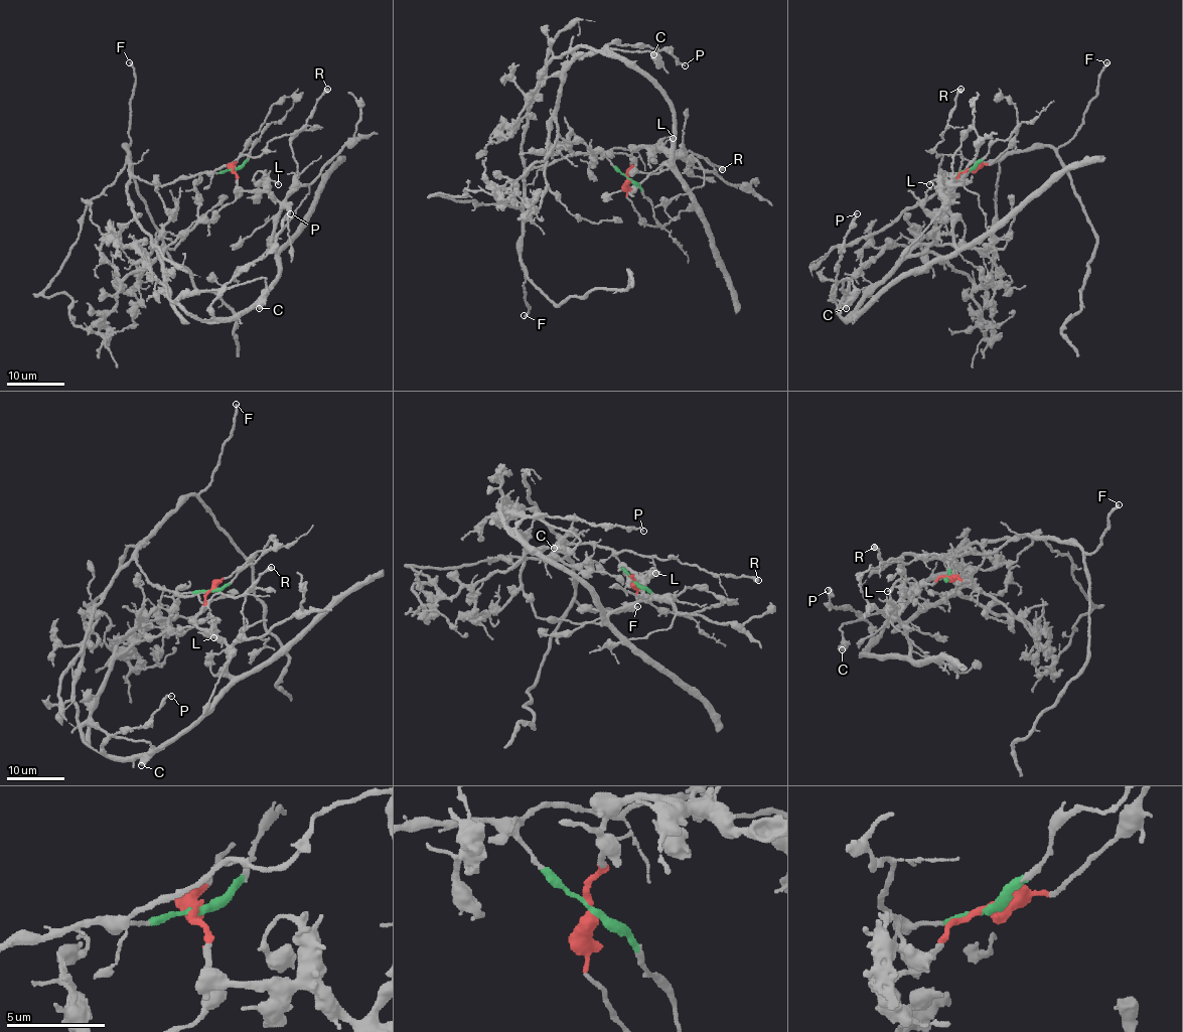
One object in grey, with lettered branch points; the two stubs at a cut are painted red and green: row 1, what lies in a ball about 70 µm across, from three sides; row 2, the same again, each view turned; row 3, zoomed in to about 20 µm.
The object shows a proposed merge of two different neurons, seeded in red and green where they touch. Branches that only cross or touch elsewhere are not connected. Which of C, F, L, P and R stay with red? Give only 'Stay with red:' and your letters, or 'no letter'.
Stay with red: C, L, P

